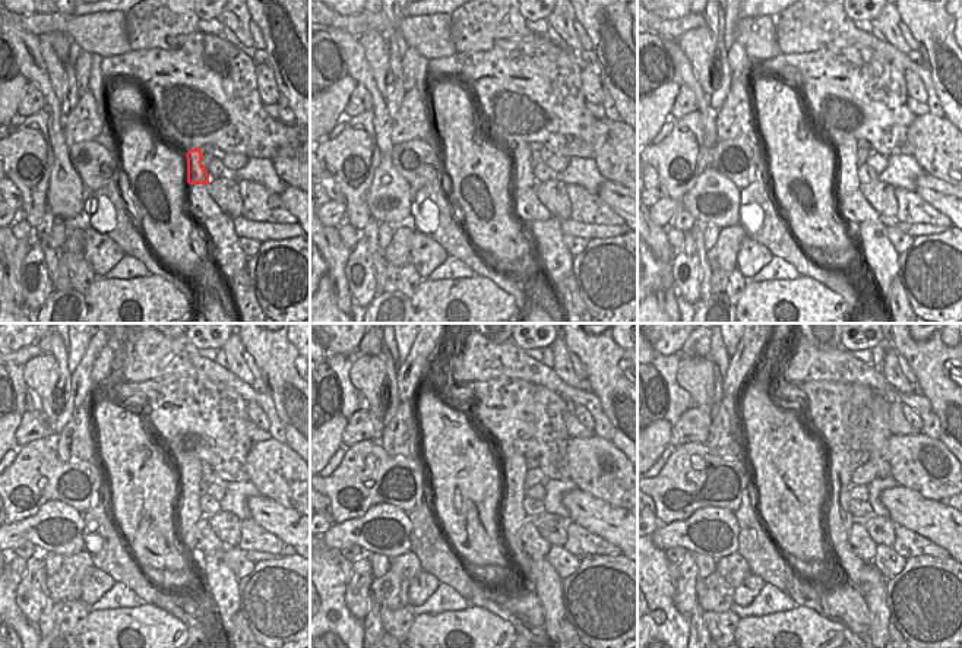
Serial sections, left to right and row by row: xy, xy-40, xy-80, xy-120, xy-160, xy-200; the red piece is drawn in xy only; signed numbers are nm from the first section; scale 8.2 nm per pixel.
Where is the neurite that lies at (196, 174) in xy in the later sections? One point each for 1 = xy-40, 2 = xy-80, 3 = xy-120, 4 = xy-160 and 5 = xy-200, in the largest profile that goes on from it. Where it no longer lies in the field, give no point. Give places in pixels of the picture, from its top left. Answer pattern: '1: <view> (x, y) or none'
1: xy-40 (524, 180)
2: xy-80 (848, 182)
3: xy-120 (189, 512)
4: xy-160 (513, 517)
5: xy-200 (863, 575)

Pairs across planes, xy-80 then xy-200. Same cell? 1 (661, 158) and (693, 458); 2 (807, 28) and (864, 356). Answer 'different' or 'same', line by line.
1: same
2: different

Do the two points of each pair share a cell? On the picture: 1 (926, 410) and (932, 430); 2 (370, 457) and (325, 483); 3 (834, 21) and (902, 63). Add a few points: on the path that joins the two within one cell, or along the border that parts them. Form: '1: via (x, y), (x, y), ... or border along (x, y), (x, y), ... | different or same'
1: via (926, 414), (930, 426) | same
2: via (358, 468), (344, 483), (336, 483) | same
3: via (851, 35), (869, 40), (885, 49) | same

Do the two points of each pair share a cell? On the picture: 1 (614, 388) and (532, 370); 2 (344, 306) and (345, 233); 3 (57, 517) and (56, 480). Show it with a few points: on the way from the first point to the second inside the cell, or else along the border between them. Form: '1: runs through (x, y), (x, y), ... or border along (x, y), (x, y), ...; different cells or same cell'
1: border along (594, 392), (610, 423); different cells
2: border along (336, 227), (338, 237), (351, 249); different cells
3: border along (81, 512), (63, 502), (47, 500), (27, 517); different cells

